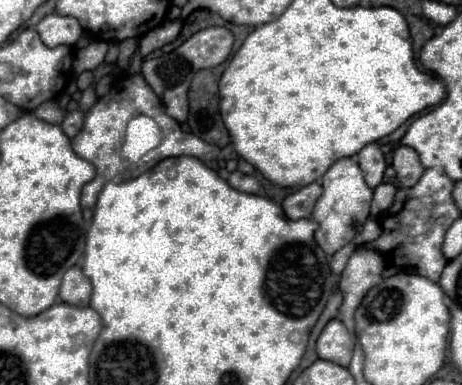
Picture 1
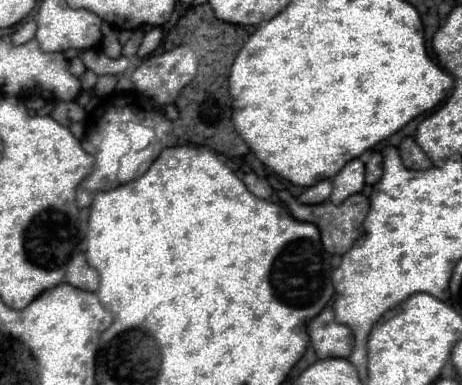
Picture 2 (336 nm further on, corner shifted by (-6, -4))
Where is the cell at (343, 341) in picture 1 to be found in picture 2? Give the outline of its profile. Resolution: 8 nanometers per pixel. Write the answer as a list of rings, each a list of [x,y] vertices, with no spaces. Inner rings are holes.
[[[326,306],[324,312],[310,320],[308,334],[318,358],[348,358],[352,354],[354,336],[348,326],[334,320],[330,306]]]

